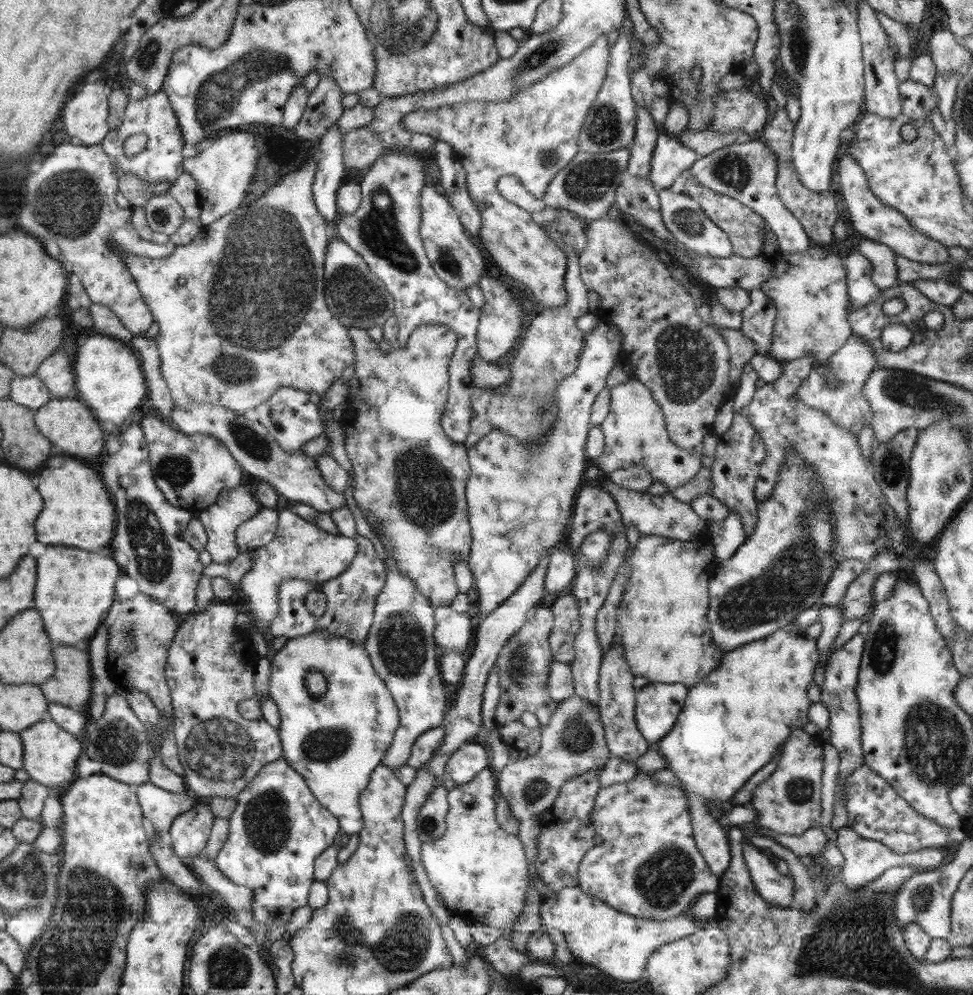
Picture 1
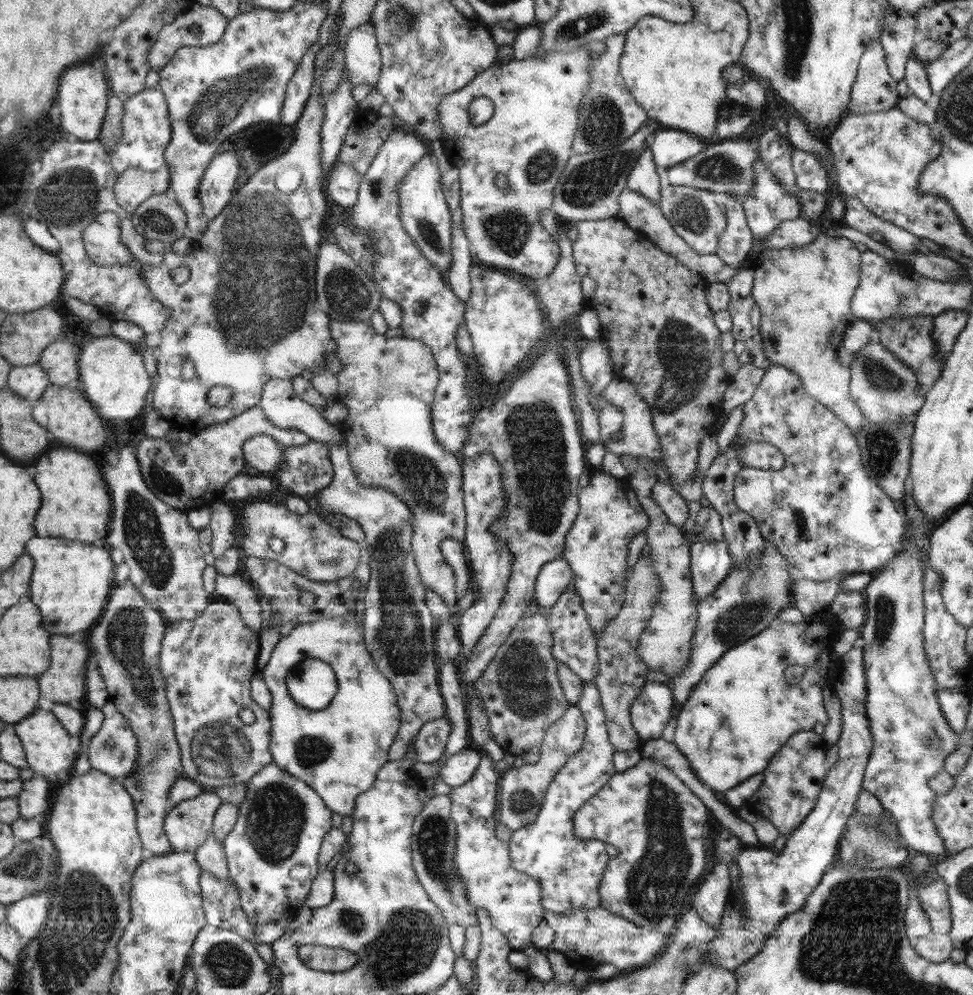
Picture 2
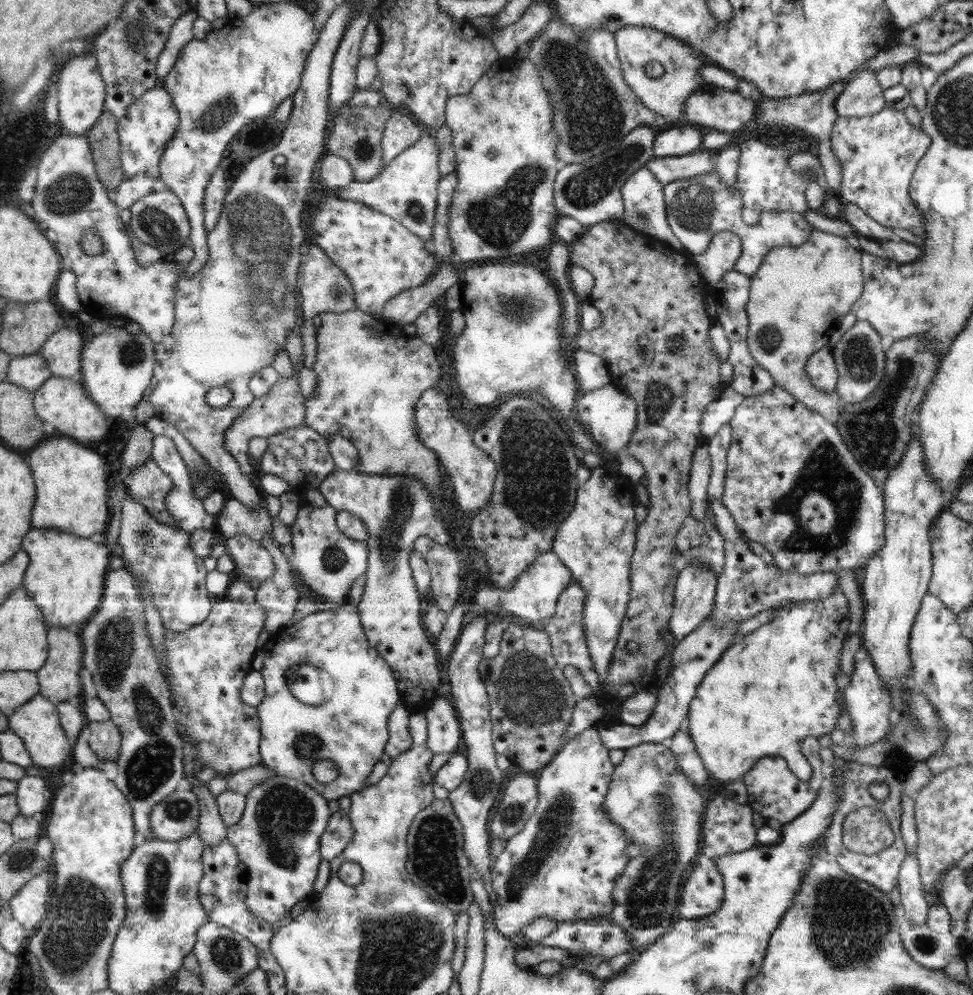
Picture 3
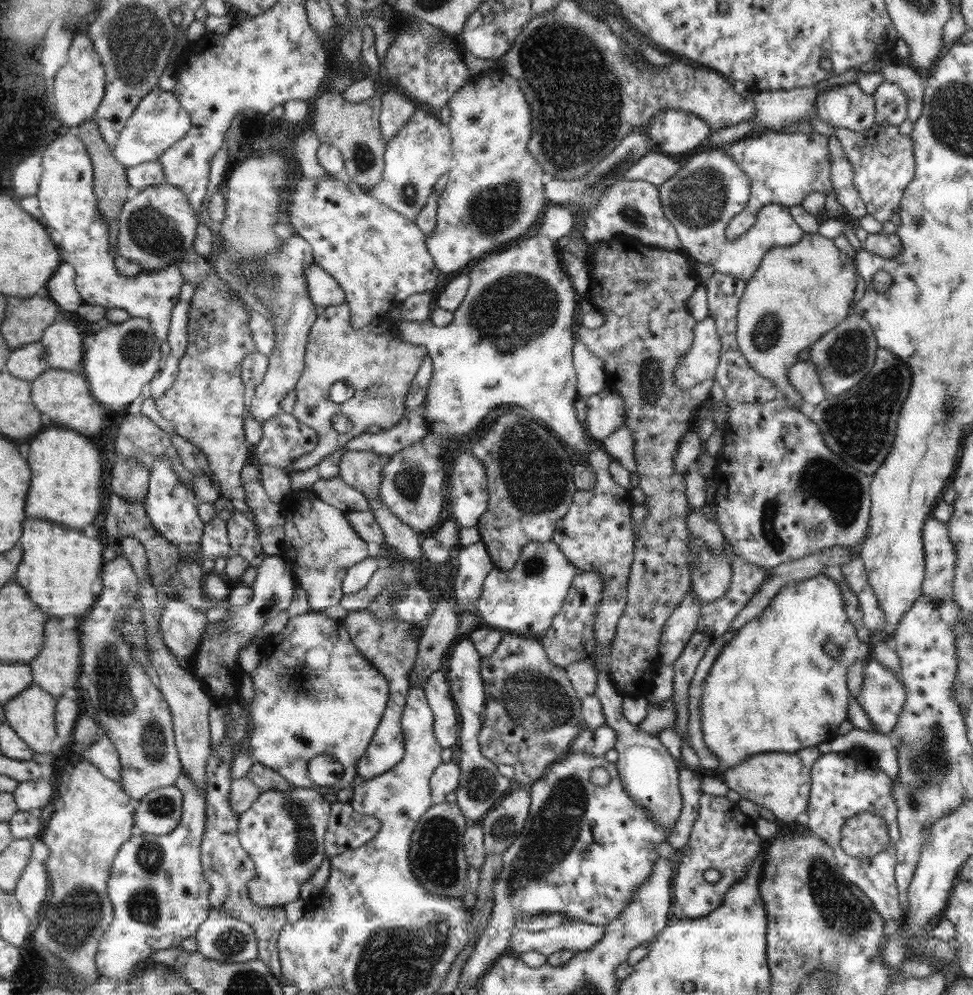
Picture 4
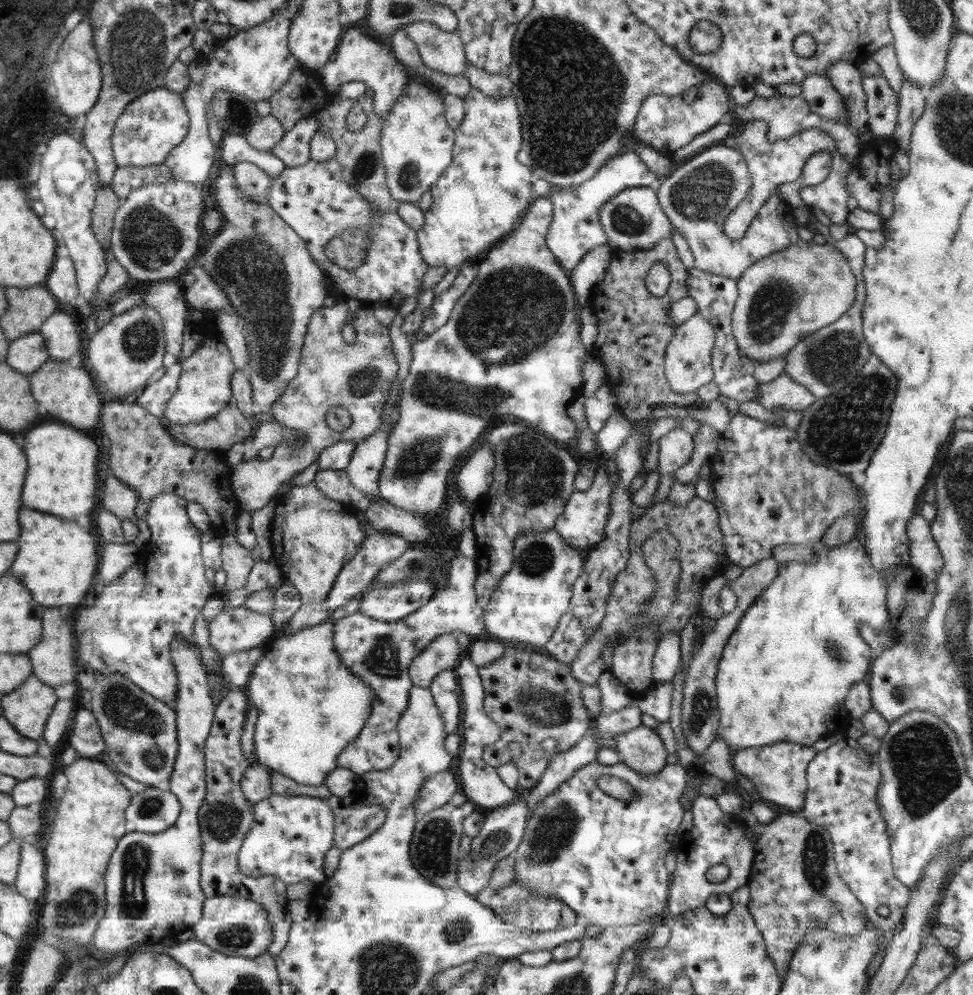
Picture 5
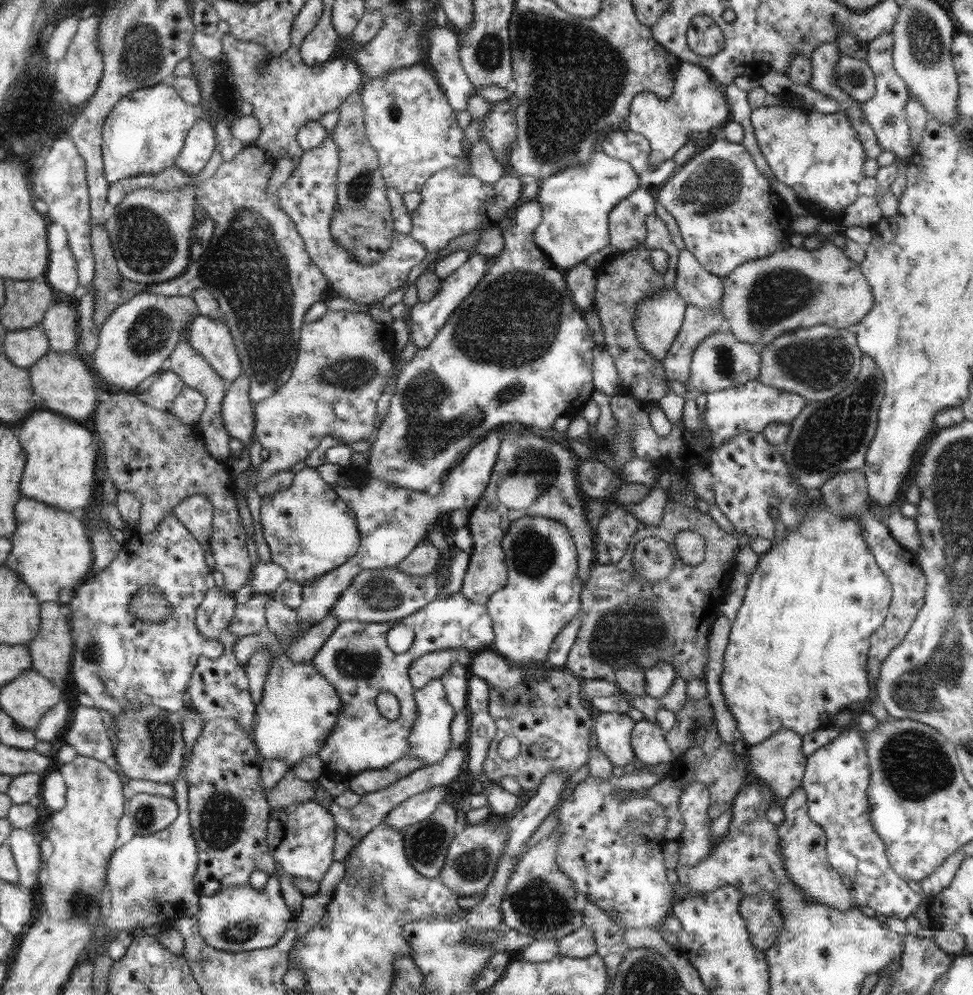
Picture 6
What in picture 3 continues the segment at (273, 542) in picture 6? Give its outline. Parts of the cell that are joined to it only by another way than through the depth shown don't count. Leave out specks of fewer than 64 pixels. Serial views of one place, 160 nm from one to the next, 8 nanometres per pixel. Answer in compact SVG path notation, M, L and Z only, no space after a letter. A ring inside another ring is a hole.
M302 494L296 520L291 524L293 553L289 560L291 568L296 568L302 581L313 592L321 594L325 600L343 604L348 601L347 594L356 579L367 572L368 549L366 542L357 541L343 532L340 532L336 522L337 510L329 504L322 507L314 507ZM334 547L346 555L346 562L338 570L325 567L323 555L328 548Z

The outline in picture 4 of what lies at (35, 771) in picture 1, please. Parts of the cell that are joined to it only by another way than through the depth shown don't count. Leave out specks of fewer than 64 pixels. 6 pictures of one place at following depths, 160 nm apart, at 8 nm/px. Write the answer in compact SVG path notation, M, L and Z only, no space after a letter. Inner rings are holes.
M28 685L18 695L7 700L3 706L5 722L12 727L12 730L24 740L34 753L48 754L55 752L58 748L58 736L55 723L56 699L49 692L46 692L38 685Z

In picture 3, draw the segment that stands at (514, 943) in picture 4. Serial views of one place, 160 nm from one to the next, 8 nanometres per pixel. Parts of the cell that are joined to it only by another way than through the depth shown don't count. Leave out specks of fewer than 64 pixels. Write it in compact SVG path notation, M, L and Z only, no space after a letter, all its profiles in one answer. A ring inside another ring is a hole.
M596 918L589 920L577 919L574 921L560 921L556 928L549 932L548 936L539 940L542 946L554 946L568 951L576 958L585 956L598 956L609 958L617 954L630 953L633 950L633 940L629 938L629 933L612 923L610 919Z

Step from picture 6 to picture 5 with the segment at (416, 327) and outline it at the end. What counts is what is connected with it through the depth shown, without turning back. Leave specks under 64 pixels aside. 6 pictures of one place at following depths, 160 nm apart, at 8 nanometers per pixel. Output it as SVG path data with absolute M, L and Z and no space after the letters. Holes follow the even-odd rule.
M462 266L459 275L456 276L448 289L435 296L432 314L425 316L424 324L421 324L421 331L426 336L432 335L434 331L446 324L455 308L456 301L468 290L475 276L476 270L472 266Z

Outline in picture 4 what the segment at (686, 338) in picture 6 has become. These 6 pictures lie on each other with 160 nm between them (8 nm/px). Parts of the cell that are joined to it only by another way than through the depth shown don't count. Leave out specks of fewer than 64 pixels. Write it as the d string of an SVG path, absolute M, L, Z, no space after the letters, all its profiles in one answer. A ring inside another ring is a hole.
M711 317L699 320L694 326L694 344L676 366L677 387L689 390L700 382L714 379L721 347L715 320Z

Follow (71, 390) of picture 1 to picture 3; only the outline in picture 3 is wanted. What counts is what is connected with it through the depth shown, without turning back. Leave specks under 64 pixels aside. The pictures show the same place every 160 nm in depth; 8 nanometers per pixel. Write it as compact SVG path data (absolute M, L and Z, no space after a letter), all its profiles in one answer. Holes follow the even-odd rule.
M62 330L54 332L42 345L40 354L45 358L45 362L51 375L60 378L68 378L70 381L78 383L81 381L81 352L85 342L78 332L74 330Z

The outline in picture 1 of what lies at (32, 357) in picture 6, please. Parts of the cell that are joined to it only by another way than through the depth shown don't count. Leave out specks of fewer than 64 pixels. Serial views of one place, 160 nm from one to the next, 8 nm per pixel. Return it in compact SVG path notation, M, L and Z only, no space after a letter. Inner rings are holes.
M15 375L10 383L9 398L29 408L32 412L36 412L52 396L51 392L46 388L44 381L40 380L37 375Z

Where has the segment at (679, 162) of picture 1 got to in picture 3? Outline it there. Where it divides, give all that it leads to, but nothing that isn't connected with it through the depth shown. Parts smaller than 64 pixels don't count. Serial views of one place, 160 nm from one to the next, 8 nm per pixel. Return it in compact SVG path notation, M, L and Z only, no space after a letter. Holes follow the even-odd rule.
M694 124L671 126L657 133L653 153L656 157L682 156L701 150L704 130Z

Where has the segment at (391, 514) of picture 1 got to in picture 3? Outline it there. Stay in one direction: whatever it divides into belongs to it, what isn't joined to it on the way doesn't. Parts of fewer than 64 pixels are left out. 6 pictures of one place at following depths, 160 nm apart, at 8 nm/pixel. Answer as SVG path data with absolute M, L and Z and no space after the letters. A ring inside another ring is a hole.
M348 310L348 312L342 312L342 314L334 314L334 312L322 312L319 314L322 325L317 329L316 341L318 341L318 347L316 348L316 363L312 366L312 370L318 377L315 393L312 397L306 397L304 401L304 422L310 428L313 428L320 434L320 436L332 437L340 433L340 428L344 426L347 428L351 435L351 442L353 446L359 452L359 462L357 463L357 470L360 473L366 474L388 474L388 475L408 475L410 477L416 477L420 479L425 487L429 490L429 493L433 496L435 507L437 508L437 515L440 517L438 511L438 503L442 500L440 497L442 494L446 494L444 486L442 486L442 480L440 479L440 467L438 465L437 454L424 447L424 444L420 443L420 437L418 437L418 430L415 421L415 406L418 399L423 396L424 392L432 388L437 384L437 381L441 378L440 360L437 360L434 348L424 344L422 340L418 340L416 336L408 336L398 334L394 336L392 332L386 334L386 326L388 325L384 319L372 318L372 316L365 314L360 310ZM419 536L413 548L427 562L431 574L429 601L447 613L462 598L460 561L455 549L429 536Z

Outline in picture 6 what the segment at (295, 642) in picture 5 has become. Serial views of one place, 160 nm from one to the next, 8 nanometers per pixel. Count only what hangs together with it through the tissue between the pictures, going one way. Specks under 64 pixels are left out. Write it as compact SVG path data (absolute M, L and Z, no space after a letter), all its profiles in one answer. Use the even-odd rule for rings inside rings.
M284 650L277 651L266 677L260 702L256 705L255 726L252 734L255 747L262 758L282 759L289 764L291 770L302 758L310 754L319 755L325 738L335 727L341 709L341 700L336 689L316 670L311 660L312 658L308 662L294 662L289 659Z

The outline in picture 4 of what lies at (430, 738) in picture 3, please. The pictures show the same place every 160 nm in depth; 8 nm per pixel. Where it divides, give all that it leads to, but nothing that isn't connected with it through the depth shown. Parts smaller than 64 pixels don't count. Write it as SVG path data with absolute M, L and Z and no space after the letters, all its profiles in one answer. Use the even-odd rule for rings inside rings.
M444 670L433 672L423 686L433 712L433 731L442 748L459 742L459 714Z

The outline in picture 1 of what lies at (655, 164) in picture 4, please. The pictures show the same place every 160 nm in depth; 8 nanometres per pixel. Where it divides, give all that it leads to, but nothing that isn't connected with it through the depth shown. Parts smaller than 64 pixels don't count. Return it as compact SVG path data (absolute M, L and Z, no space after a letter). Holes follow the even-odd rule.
M759 139L734 142L710 154L697 157L690 167L690 174L697 183L718 194L731 196L744 206L758 213L777 238L780 251L797 253L807 251L812 246L800 221L784 206L778 196L778 170L776 155Z

